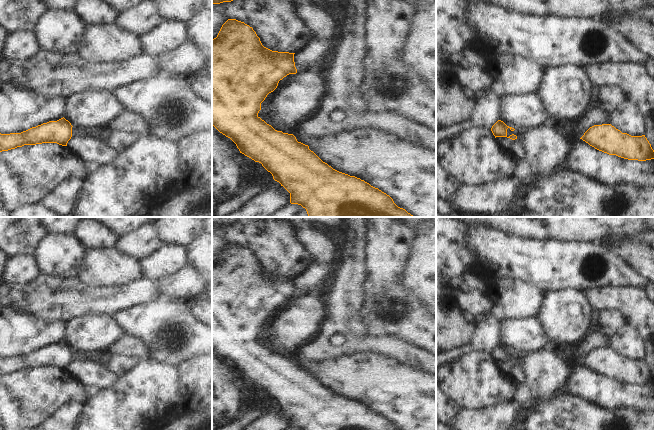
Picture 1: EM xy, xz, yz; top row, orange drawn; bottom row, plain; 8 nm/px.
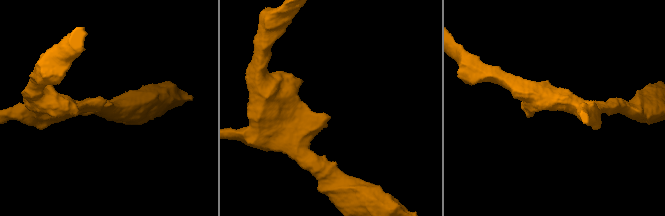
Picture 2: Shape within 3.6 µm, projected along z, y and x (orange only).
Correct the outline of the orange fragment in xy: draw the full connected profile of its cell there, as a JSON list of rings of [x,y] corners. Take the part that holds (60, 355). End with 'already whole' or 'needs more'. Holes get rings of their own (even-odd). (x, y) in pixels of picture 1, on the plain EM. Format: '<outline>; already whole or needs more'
[[[64,341],[32,351],[21,357],[0,357],[0,376],[42,367],[57,367],[67,370],[72,361],[72,349]]]; already whole

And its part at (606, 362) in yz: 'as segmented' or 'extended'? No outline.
as segmented

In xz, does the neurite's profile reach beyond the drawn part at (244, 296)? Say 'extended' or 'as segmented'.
as segmented

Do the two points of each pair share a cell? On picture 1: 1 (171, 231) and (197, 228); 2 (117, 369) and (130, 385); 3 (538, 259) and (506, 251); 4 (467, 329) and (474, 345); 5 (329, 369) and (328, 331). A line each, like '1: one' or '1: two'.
1: one
2: two
3: one
4: two
5: two

